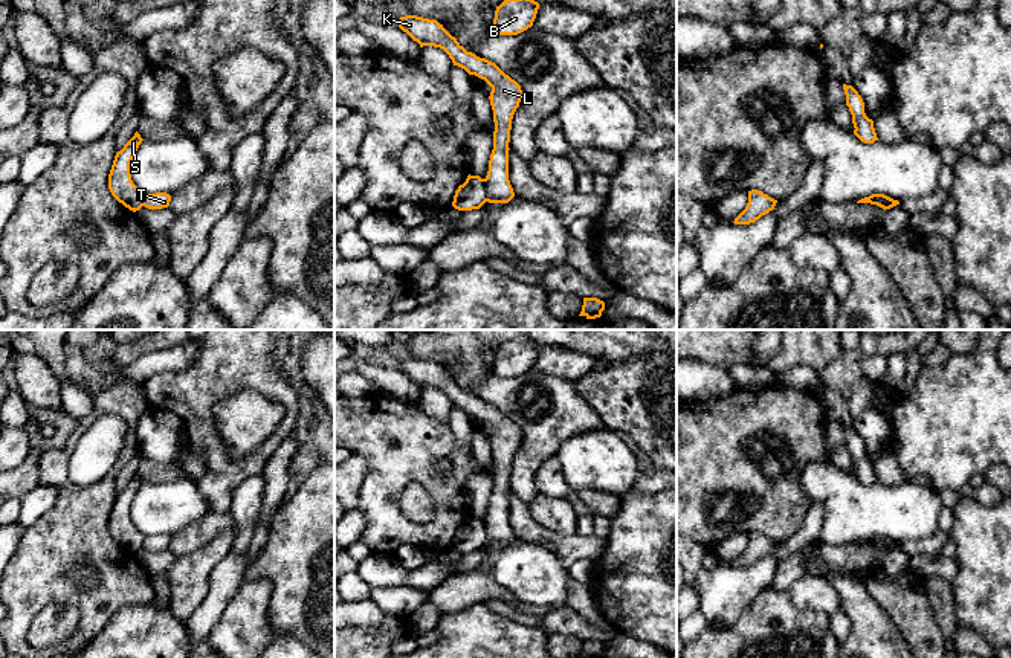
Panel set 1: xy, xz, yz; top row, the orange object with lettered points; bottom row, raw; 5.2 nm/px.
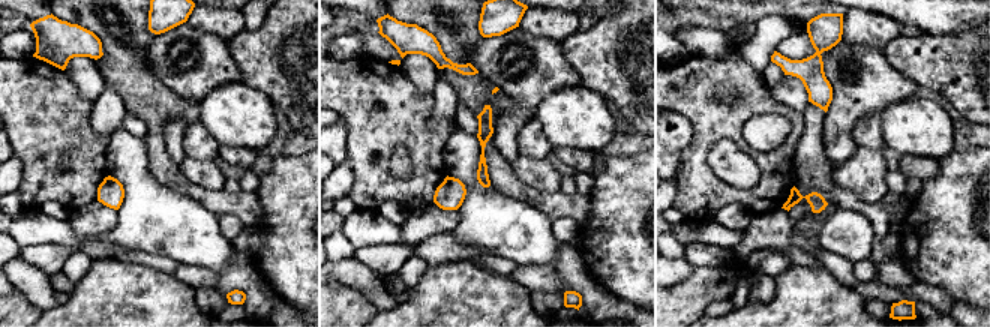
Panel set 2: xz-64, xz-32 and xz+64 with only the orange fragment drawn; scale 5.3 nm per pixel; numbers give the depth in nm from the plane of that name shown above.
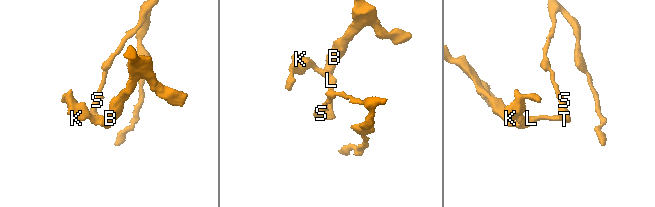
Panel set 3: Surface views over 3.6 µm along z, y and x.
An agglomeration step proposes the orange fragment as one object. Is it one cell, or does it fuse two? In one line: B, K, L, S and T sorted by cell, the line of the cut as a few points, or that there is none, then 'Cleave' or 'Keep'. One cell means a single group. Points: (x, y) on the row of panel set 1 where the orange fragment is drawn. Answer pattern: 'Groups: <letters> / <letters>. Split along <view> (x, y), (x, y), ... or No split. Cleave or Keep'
Groups: B K L T / S. Split along xz (483, 179), (487, 200). Cleave

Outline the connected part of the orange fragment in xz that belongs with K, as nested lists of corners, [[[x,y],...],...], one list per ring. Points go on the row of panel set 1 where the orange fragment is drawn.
[[[406,15],[400,17],[399,27],[417,41],[420,47],[434,46],[443,49],[454,66],[484,79],[492,87],[489,99],[493,110],[495,131],[484,182],[489,203],[509,203],[515,197],[509,180],[509,142],[512,119],[522,96],[521,85],[495,63],[467,52],[437,20]]]

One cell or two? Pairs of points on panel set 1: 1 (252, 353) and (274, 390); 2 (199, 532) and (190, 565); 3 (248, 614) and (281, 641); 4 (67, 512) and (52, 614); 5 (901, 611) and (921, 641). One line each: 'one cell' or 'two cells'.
1: one cell
2: two cells
3: two cells
4: two cells
5: one cell

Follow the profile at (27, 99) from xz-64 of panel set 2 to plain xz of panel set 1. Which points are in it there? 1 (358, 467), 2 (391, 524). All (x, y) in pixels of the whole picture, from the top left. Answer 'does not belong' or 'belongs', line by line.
1: does not belong
2: belongs

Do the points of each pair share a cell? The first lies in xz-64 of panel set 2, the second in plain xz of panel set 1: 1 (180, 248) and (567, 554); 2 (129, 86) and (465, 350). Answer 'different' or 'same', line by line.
1: different
2: same

